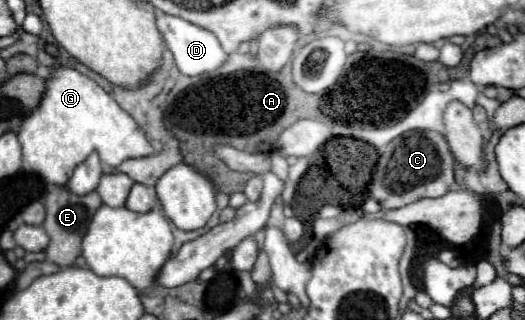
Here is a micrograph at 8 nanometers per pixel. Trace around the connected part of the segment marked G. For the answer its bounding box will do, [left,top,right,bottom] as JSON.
[18,67,160,185]

